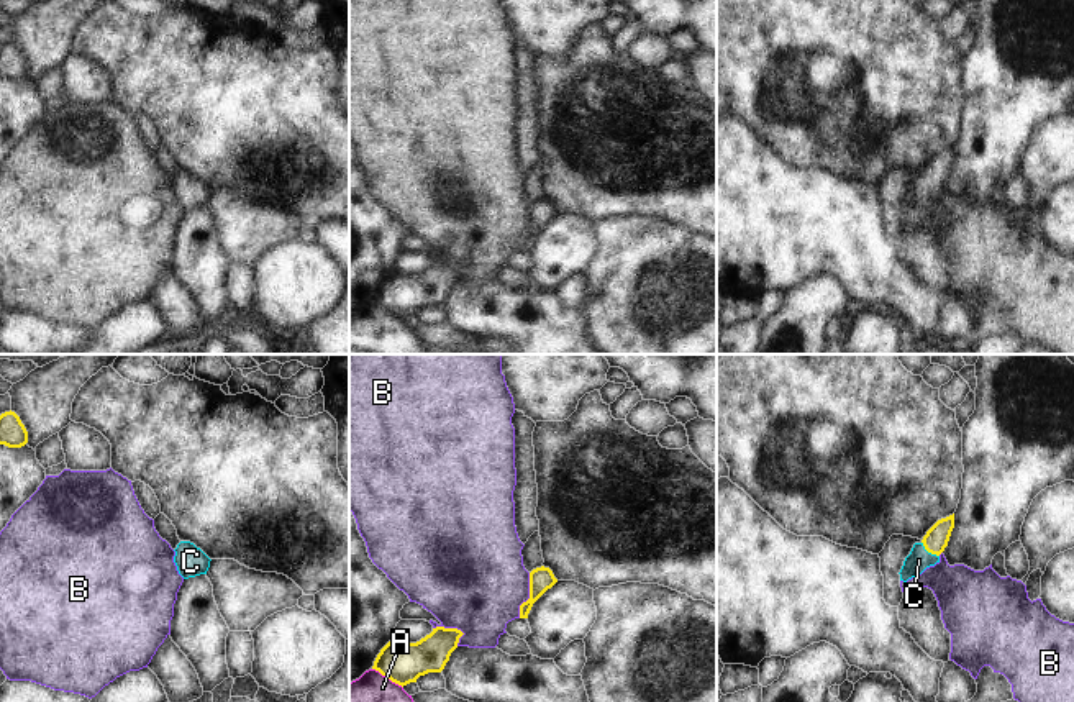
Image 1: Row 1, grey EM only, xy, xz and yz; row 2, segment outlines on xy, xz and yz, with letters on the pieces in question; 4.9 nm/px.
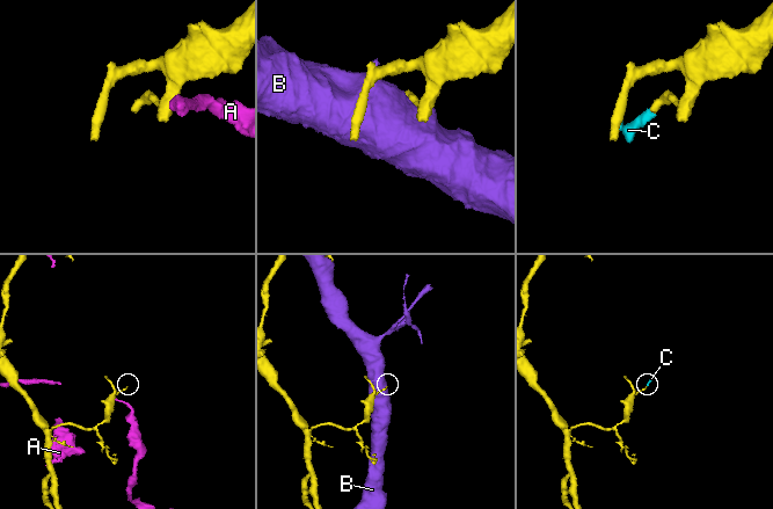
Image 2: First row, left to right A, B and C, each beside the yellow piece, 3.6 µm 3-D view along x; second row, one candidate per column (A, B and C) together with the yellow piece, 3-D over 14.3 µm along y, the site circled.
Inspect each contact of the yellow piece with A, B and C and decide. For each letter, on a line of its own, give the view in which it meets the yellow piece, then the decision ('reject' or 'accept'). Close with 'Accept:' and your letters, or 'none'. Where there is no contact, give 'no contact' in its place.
A: meets yellow in xz; reject
B: meets yellow in xz; reject
C: meets yellow in yz; accept
Accept: C

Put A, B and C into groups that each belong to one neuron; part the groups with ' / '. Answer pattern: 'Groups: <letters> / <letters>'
Groups: A / B / C.

